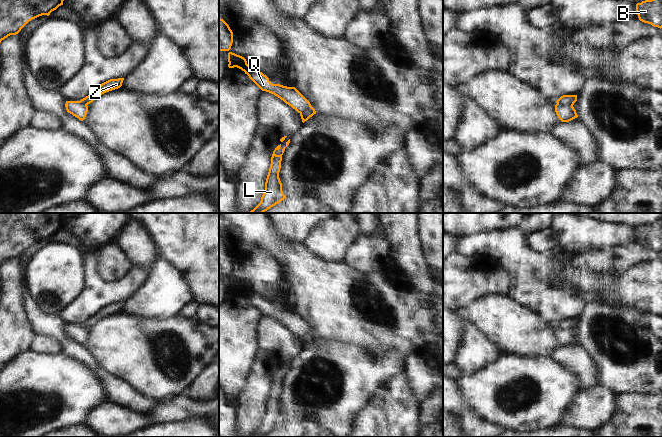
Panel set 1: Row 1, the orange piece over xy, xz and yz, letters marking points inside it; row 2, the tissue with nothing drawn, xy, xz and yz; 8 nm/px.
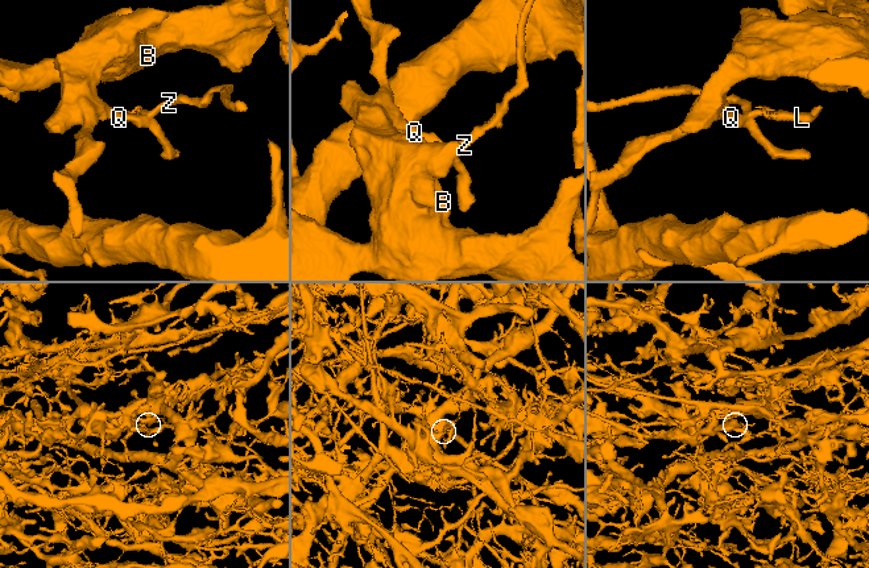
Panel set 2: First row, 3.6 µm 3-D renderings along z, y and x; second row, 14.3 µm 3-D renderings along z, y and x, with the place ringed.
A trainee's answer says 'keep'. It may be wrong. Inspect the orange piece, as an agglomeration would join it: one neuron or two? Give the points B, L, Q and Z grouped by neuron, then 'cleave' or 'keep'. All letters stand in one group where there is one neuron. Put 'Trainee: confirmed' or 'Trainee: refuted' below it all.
groups B Q / L Z; cleave
Trainee: refuted

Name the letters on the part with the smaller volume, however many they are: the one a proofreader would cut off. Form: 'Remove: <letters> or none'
Remove: L, Z

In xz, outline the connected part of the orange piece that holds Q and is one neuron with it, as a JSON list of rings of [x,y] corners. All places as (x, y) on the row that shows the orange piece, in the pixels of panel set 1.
[[[219,17],[219,51],[228,51],[228,67],[237,67],[245,72],[249,78],[262,90],[274,94],[298,113],[305,112],[310,102],[295,88],[280,84],[272,84],[262,72],[251,68],[244,57],[230,52],[233,43],[233,32],[229,25]]]

